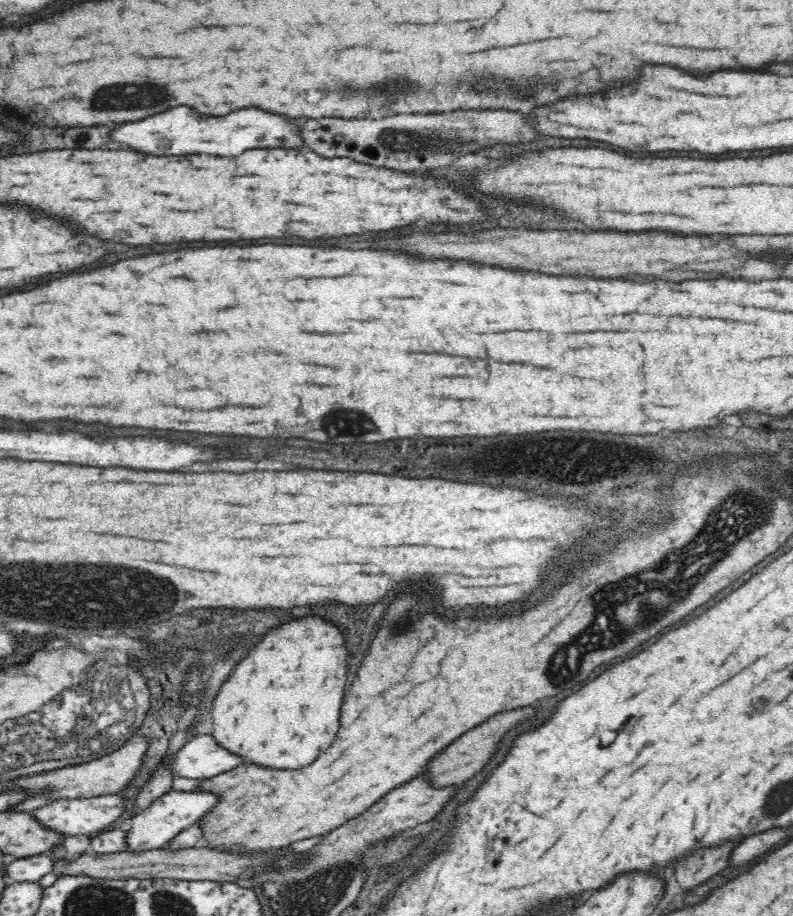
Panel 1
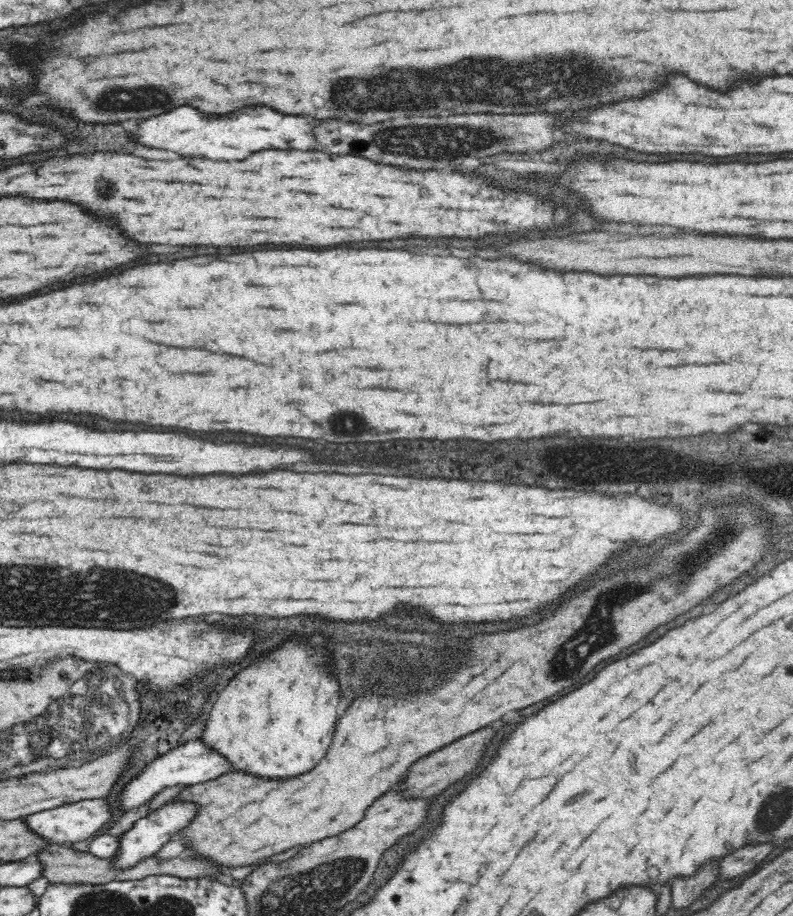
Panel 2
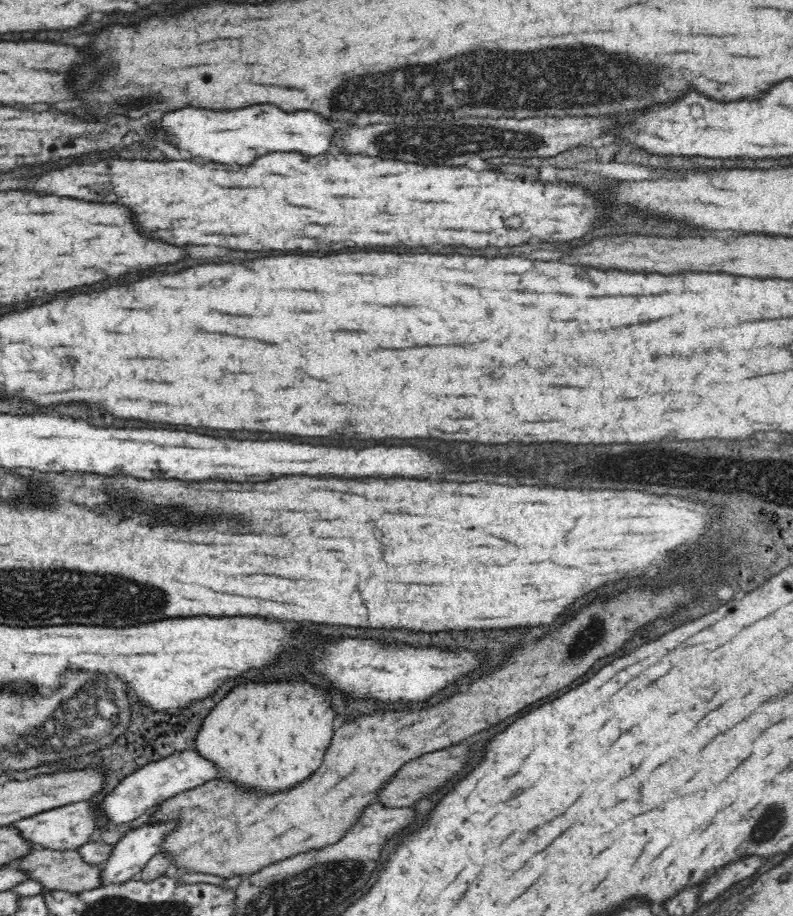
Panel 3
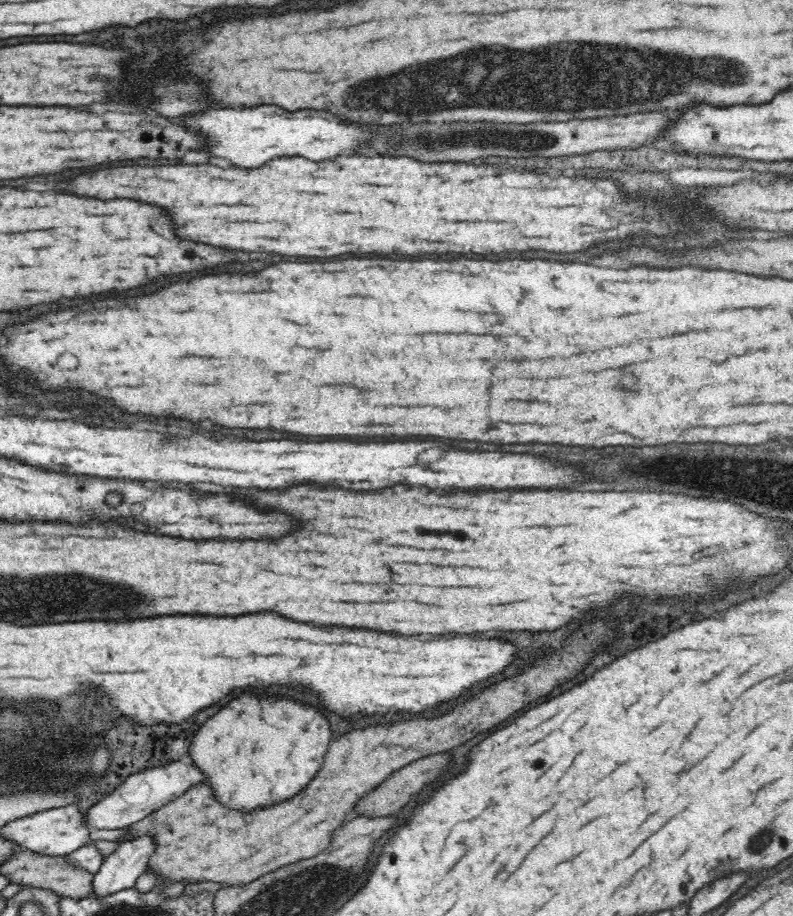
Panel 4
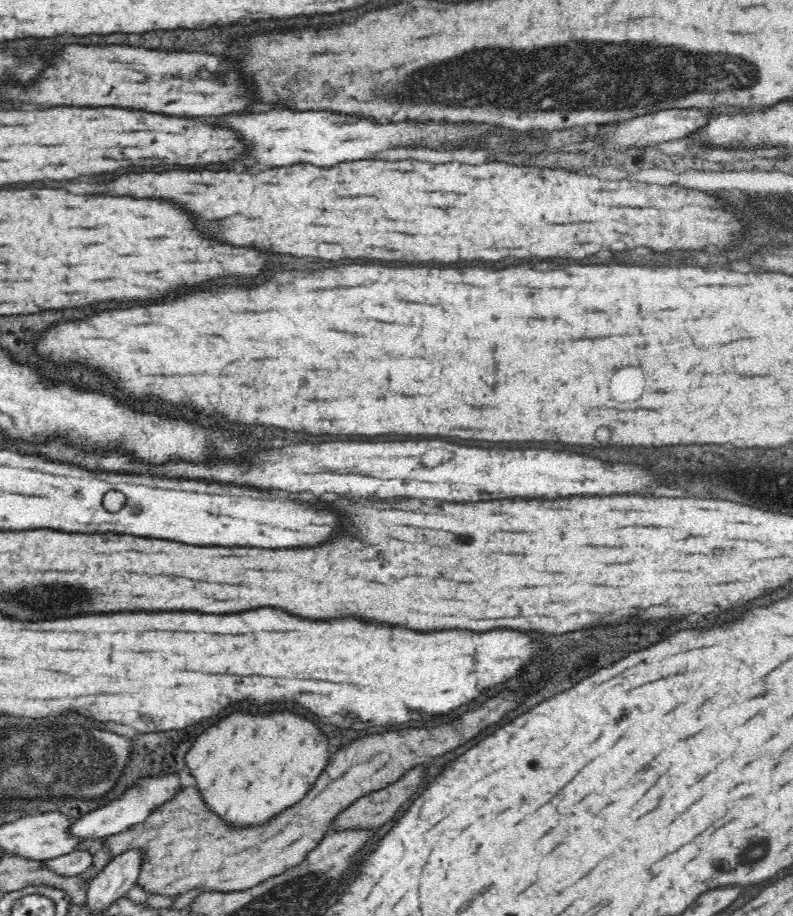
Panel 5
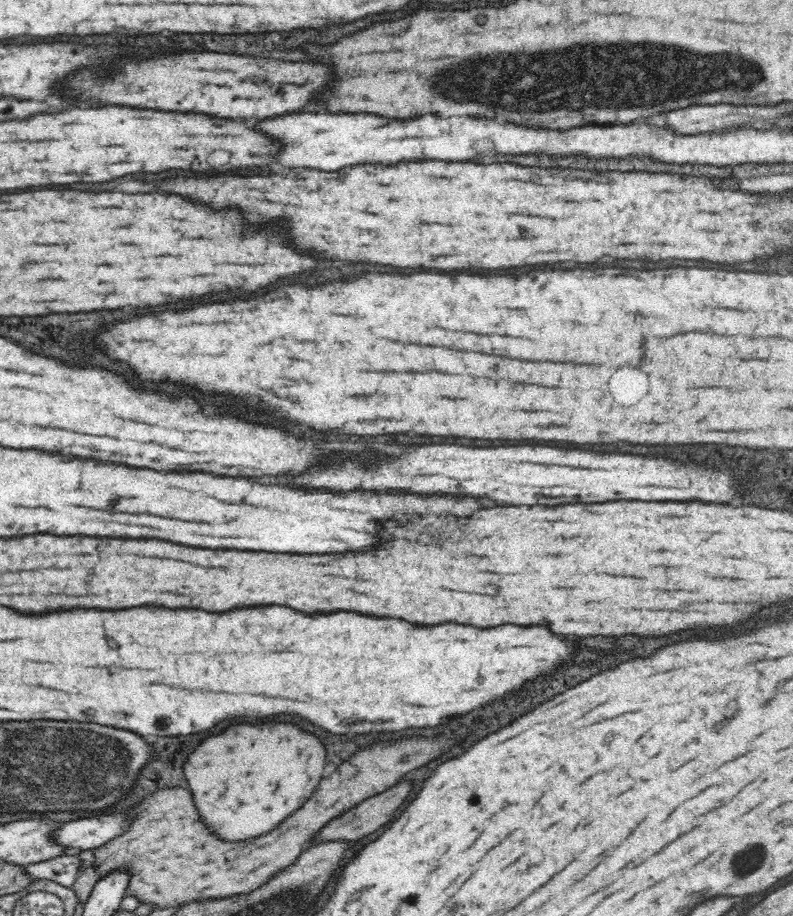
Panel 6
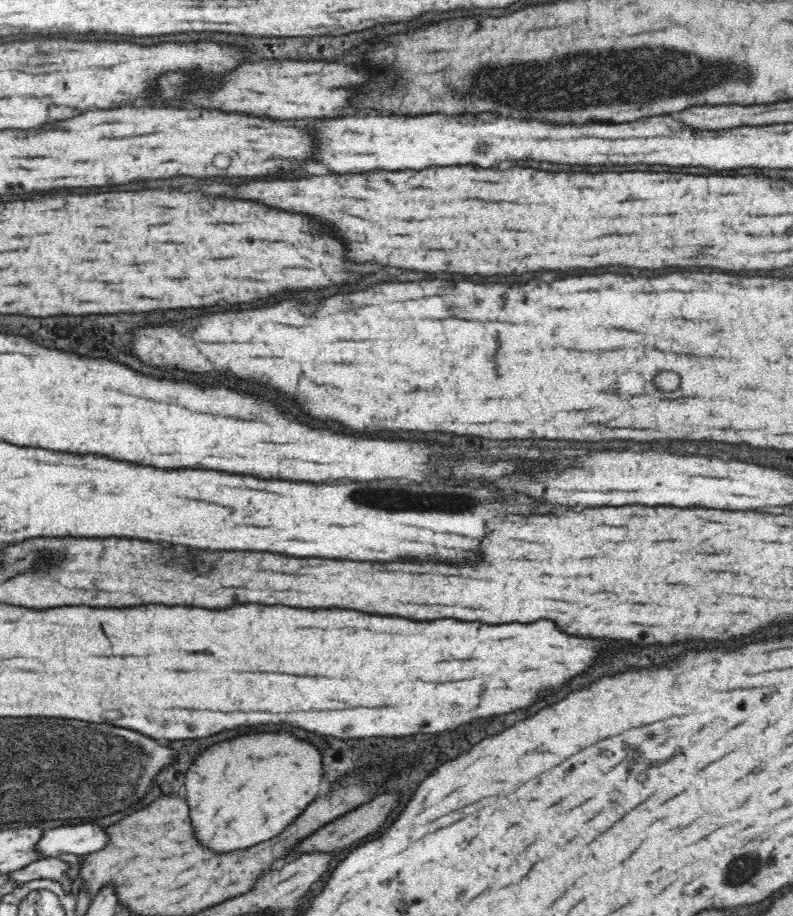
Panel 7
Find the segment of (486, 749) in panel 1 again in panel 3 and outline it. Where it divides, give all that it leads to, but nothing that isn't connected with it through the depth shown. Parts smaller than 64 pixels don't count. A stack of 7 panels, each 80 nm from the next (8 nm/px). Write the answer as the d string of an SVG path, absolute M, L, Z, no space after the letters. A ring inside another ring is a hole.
M452 746L452 748L444 748L432 754L424 754L412 762L408 762L404 768L400 768L400 772L396 772L396 776L392 776L388 780L388 784L384 784L378 792L376 792L375 802L384 805L384 807L412 807L420 798L424 798L426 794L436 791L439 786L444 786L448 776L456 776L462 768L466 768L468 764L468 746Z

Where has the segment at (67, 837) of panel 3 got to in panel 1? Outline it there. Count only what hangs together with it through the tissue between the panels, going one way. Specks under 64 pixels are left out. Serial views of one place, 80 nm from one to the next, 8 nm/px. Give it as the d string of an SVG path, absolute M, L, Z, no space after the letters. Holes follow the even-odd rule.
M116 793L81 799L60 799L30 813L42 827L60 833L64 839L80 834L90 836L92 833L104 830L124 814L124 798Z

